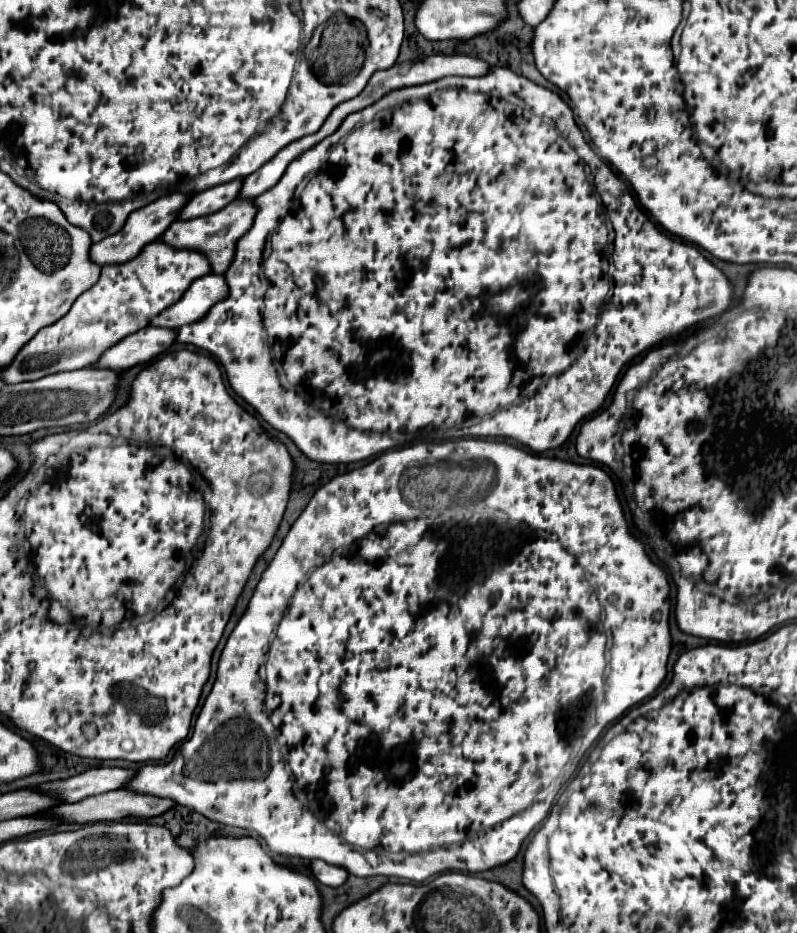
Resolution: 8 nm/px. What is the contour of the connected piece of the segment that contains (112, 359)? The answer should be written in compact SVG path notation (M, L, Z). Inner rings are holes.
M147 326L147 330L139 330L139 334L131 334L131 338L125 338L119 342L119 346L111 346L107 354L103 354L103 360L99 360L97 368L131 368L137 364L145 364L159 354L163 354L171 344L175 342L177 332L171 328L157 328Z

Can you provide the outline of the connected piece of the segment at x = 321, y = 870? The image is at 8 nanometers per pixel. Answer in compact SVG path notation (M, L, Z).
M313 860L311 862L311 872L325 886L341 886L347 880L347 876L349 876L349 872L345 868L327 864L323 860Z

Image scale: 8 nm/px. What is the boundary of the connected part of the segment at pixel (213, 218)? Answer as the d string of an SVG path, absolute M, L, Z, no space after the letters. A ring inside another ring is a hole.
M239 198L221 208L219 212L213 212L209 216L199 216L191 220L177 220L169 226L169 230L161 236L163 242L175 246L175 248L189 248L189 250L199 250L203 252L211 264L215 274L225 274L225 270L231 266L237 240L253 226L253 218L257 214L257 204L251 198Z

